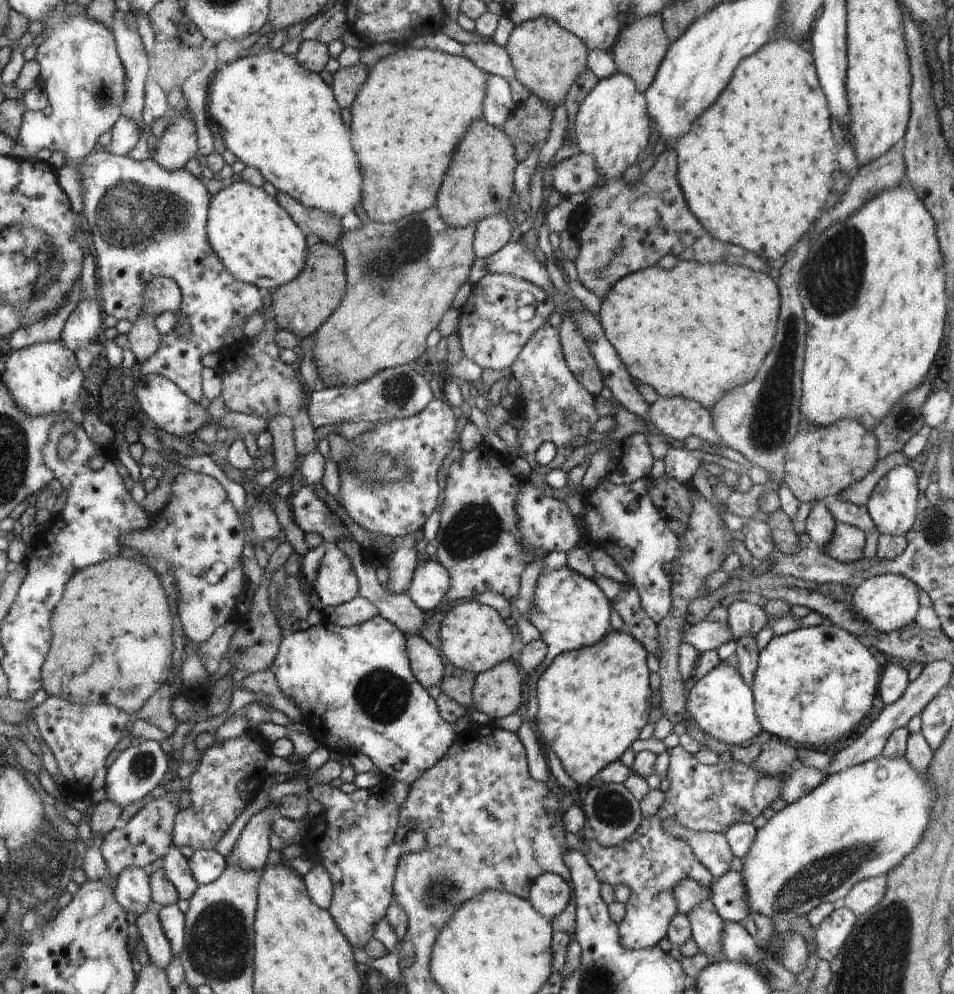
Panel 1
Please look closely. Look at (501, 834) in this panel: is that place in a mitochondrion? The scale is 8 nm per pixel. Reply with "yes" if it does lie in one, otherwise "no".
no

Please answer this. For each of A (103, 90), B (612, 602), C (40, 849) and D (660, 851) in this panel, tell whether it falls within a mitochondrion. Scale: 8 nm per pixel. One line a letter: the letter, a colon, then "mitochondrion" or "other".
A: mitochondrion
B: other
C: mitochondrion
D: other

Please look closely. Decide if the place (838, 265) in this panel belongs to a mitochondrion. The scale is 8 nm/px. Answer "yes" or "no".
yes

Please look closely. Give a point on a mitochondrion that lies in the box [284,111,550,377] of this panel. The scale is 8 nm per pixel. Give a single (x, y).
(409, 245)

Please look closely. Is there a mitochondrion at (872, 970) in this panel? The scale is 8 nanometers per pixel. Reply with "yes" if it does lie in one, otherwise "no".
yes

